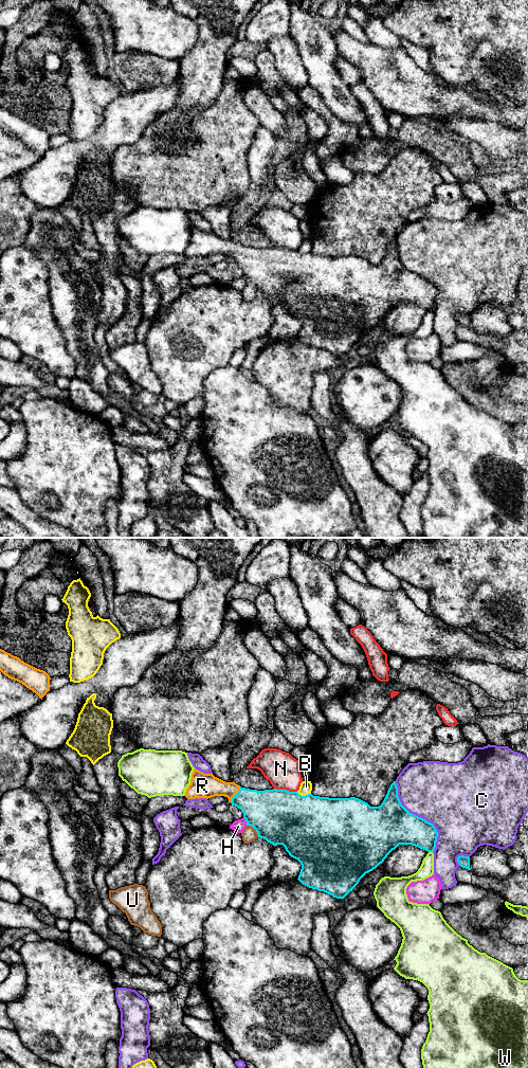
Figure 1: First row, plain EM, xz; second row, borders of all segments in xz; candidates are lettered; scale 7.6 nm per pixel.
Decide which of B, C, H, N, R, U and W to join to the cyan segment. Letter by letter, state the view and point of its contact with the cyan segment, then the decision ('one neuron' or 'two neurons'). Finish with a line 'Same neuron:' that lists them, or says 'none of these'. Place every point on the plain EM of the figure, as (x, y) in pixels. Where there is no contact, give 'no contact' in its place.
B: xz (304, 254) | two neurons
C: xz (420, 275) | two neurons
H: xz (246, 278) | two neurons
N: xz (286, 248) | two neurons
R: xz (236, 252) | one neuron
U: xz (254, 286) | two neurons
W: xz (431, 309) | two neurons
Same neuron: R

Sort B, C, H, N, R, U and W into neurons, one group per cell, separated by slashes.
B / C / H / N / R / U / W

